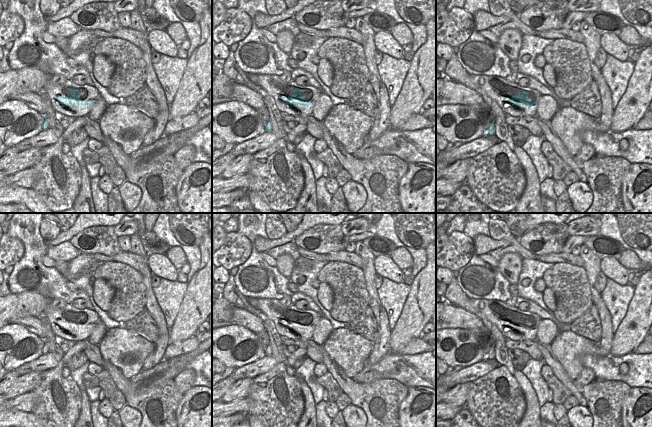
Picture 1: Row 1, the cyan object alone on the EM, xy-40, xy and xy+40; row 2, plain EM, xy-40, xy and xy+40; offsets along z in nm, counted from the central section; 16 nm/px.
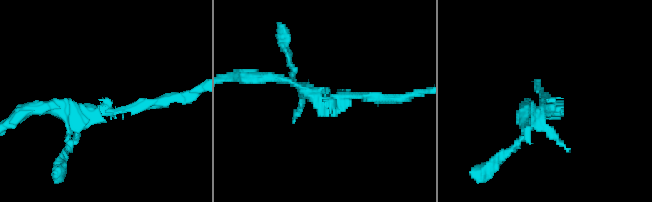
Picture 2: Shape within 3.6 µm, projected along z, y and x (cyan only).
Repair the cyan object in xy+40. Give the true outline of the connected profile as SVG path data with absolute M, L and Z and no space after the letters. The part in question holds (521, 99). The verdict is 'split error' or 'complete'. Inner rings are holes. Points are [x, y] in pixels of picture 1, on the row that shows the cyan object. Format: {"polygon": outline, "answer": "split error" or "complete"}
{"polygon": "M525 91L524 93L518 93L513 97L509 98L509 103L512 107L522 107L528 109L532 109L533 105L538 105L537 100L532 100L528 98L529 92Z", "answer": "complete"}

